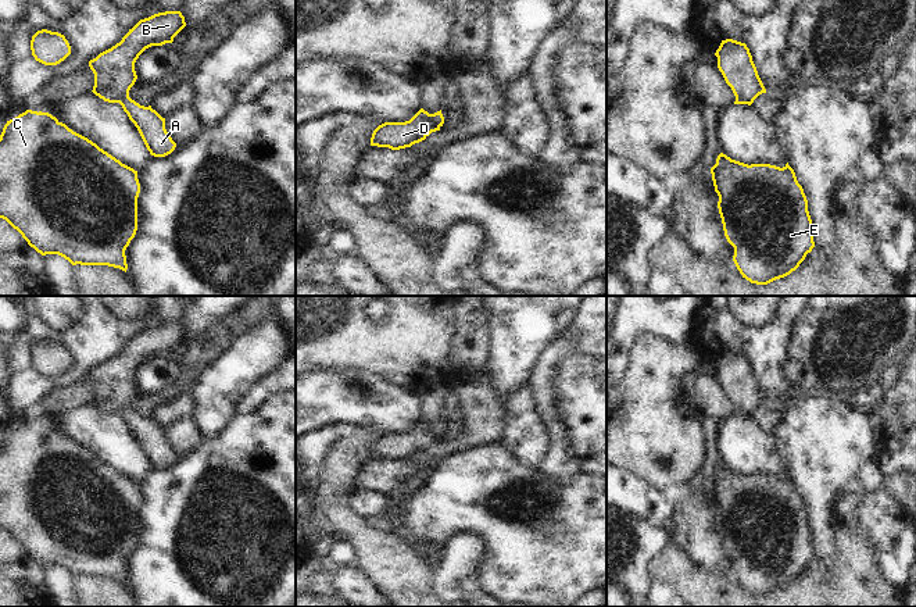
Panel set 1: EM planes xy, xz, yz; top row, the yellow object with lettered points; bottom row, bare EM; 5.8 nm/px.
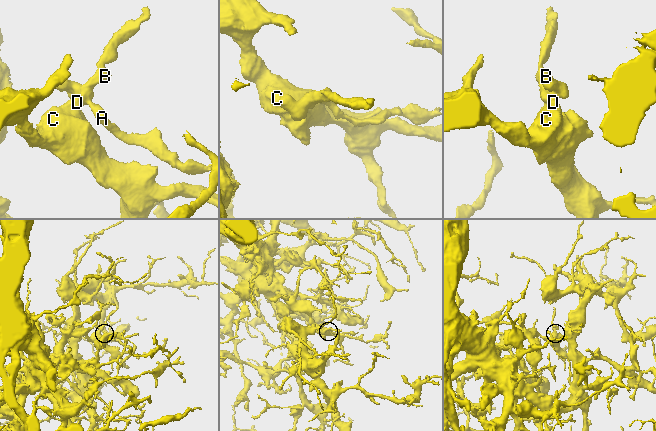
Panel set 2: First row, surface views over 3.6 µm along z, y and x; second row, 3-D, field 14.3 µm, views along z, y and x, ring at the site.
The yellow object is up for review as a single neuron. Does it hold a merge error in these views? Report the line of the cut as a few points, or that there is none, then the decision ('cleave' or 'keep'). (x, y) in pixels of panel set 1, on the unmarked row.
cut xz (430, 425), (439, 438); cleave

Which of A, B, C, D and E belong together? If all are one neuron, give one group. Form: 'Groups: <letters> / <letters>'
Groups: A / B C D E.

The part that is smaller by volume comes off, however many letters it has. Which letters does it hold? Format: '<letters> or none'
A

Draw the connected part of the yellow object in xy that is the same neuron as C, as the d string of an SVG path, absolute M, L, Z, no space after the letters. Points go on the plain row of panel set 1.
M26 421L18 428L7 432L0 446L0 529L6 531L22 549L42 567L58 565L68 571L72 576L108 576L126 583L125 561L137 542L137 508L140 494L137 482L122 475L119 471L100 460L87 449L74 443L65 435L60 433L49 424Z

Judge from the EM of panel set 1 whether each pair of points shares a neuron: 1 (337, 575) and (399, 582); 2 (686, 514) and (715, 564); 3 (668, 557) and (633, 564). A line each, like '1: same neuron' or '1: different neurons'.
1: different neurons
2: same neuron
3: different neurons

